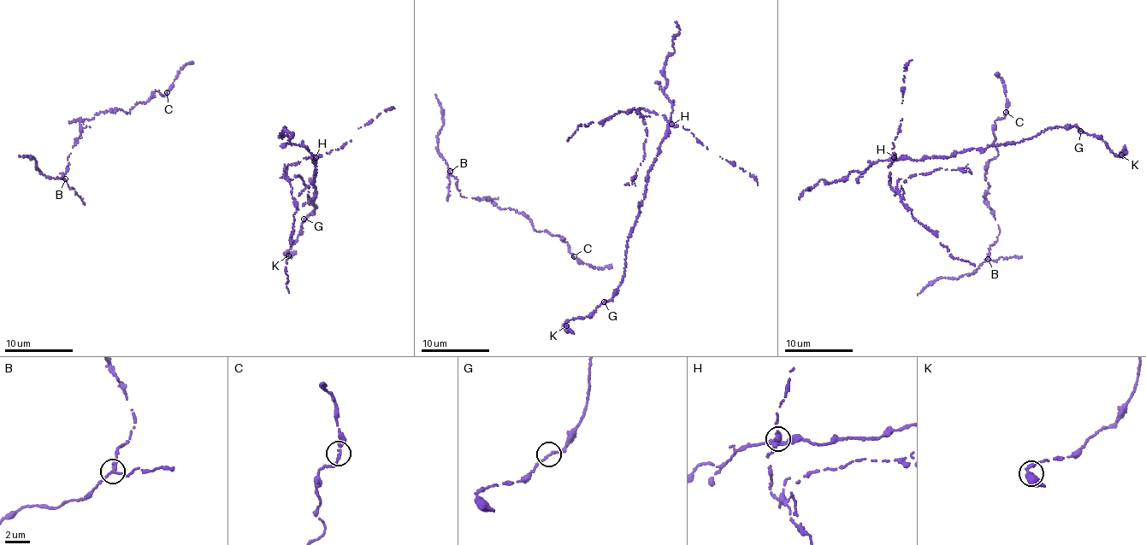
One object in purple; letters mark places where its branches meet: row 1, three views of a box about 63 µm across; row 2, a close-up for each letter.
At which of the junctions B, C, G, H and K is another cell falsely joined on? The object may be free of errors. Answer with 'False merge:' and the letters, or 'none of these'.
False merge: H

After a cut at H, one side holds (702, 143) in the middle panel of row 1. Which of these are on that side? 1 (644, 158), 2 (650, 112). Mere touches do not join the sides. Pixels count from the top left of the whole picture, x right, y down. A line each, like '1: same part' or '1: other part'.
1: same part
2: same part

